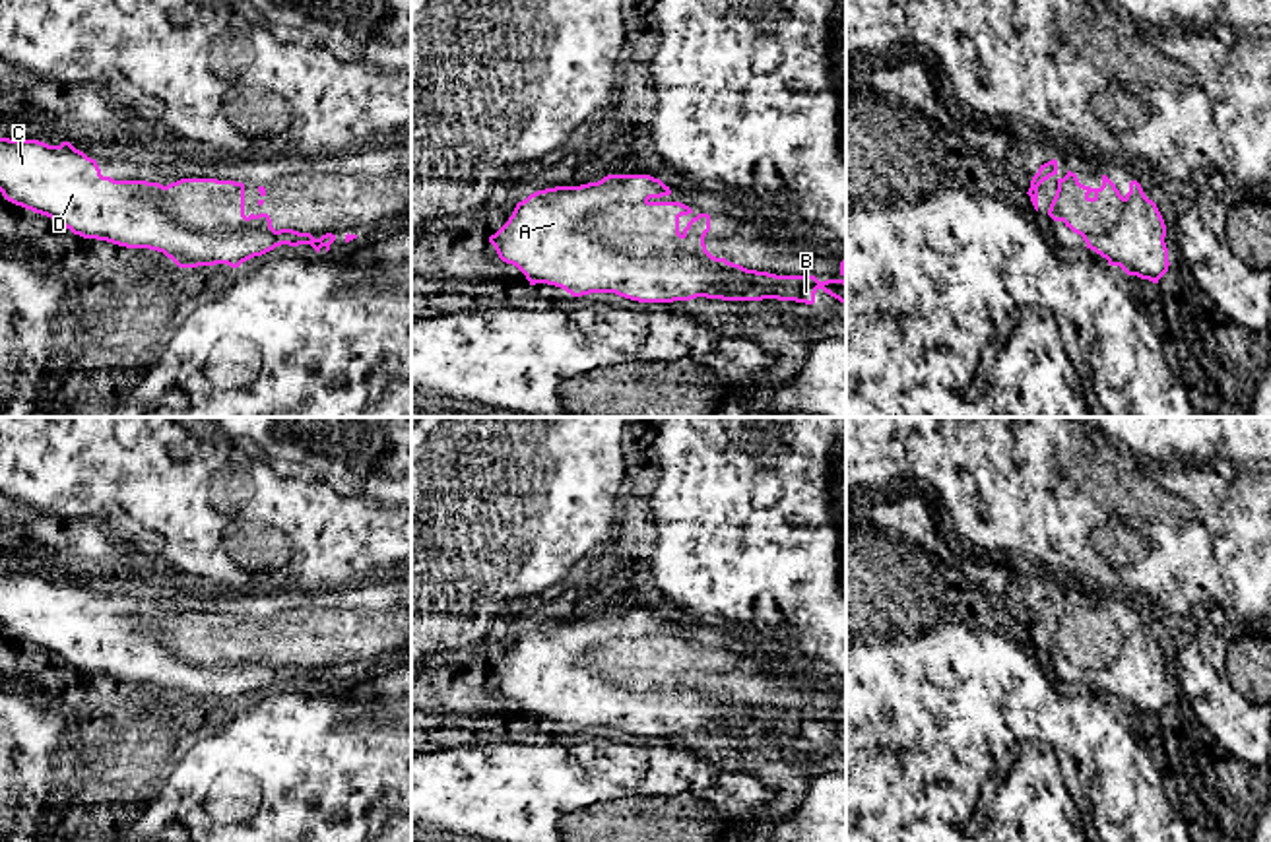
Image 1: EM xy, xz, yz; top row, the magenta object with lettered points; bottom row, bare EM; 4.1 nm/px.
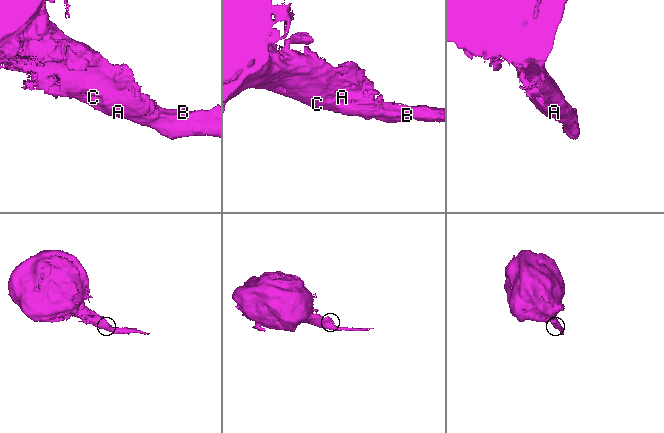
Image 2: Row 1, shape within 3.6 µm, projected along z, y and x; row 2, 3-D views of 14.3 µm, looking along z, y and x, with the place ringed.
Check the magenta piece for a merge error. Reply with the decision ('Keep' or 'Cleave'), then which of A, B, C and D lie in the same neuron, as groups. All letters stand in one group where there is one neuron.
Keep. Groups: A B C D

